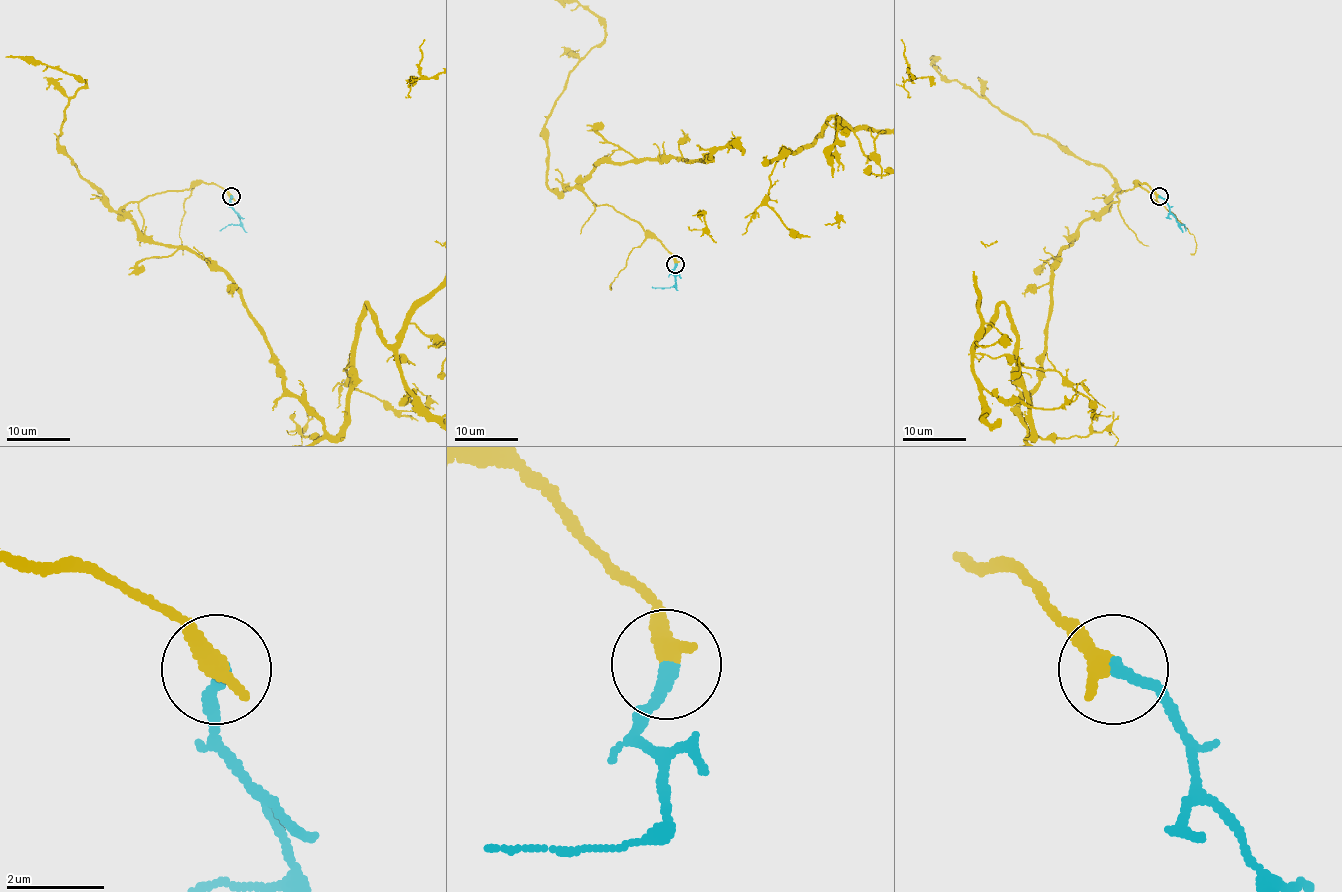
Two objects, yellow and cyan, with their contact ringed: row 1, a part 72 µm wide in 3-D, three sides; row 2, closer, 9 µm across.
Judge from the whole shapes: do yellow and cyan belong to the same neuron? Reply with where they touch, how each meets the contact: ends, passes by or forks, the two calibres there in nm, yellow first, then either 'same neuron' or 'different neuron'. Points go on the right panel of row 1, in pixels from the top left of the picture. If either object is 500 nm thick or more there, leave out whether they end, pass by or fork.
(1159, 196) | yellow ends | cyan ends | 440/280 nm | same neuron

